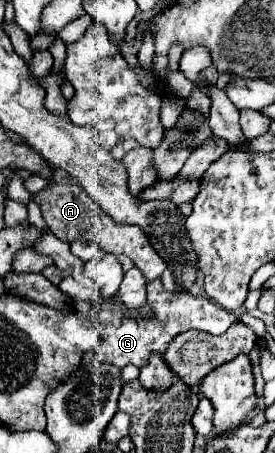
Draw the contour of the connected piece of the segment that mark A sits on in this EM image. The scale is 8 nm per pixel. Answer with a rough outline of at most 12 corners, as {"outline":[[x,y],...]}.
{"outline":[[48,182],[32,198],[60,240],[124,254],[146,280],[166,262],[142,228],[110,220],[78,184]]}

